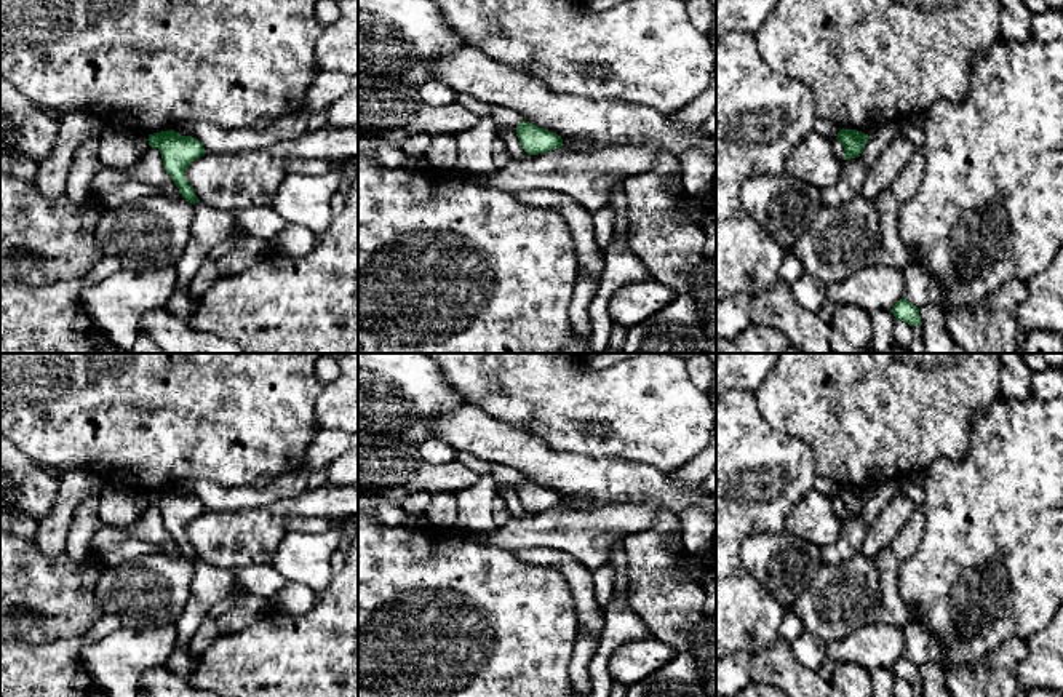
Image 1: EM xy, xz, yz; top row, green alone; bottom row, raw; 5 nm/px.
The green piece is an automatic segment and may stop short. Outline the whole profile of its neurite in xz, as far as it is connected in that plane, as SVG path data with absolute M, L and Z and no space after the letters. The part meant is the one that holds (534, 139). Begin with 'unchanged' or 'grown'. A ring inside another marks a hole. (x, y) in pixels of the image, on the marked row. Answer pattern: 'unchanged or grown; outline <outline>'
unchanged; outline M526 120L516 126L516 136L528 155L545 153L563 145L563 139L556 133L539 128Z

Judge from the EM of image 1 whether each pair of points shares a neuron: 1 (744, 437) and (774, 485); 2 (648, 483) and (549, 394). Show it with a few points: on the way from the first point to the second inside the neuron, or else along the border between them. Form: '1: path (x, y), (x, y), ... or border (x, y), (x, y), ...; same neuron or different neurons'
1: path (744, 448), (744, 454), (763, 473); same neuron
2: border (584, 454), (621, 458), (644, 462), (656, 469); different neurons

